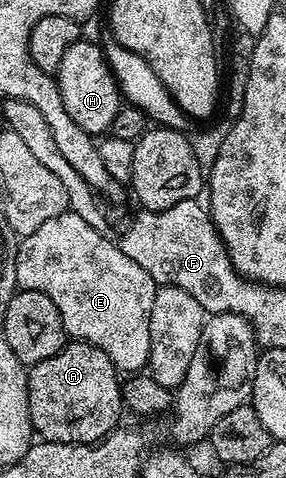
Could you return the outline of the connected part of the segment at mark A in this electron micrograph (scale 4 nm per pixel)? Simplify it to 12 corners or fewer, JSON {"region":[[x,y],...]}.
{"region":[[68,341],[30,367],[32,431],[90,446],[120,425],[120,371]]}

